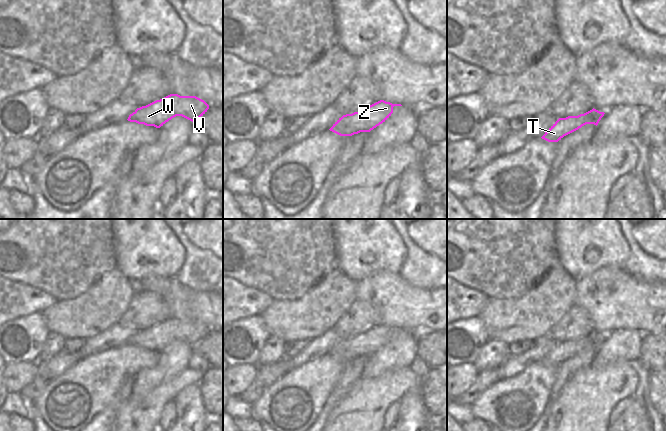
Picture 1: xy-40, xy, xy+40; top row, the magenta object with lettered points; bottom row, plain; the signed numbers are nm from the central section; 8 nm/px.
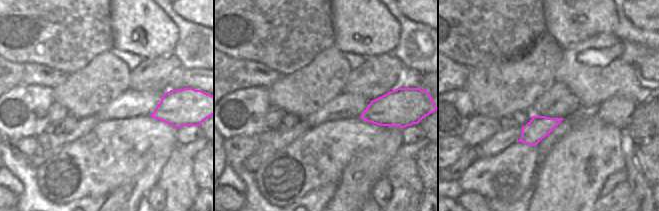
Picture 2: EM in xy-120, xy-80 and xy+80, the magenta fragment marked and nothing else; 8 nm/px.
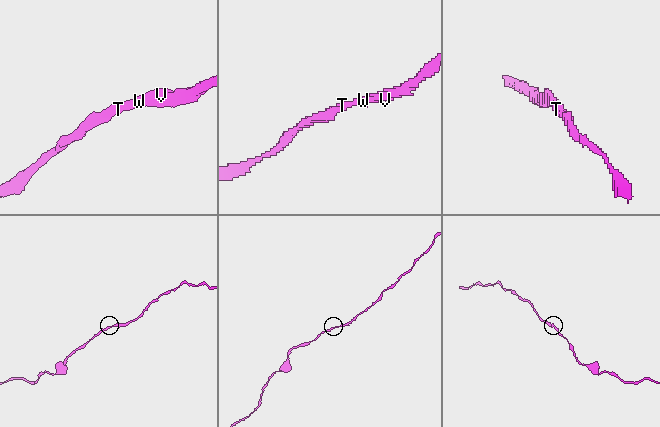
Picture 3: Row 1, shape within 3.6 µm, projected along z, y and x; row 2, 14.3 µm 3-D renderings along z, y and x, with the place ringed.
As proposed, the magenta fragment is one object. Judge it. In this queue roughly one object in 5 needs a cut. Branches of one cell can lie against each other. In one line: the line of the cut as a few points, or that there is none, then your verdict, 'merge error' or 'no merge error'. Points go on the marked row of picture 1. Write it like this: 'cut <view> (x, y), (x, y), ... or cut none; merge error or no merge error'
cut none; no merge error

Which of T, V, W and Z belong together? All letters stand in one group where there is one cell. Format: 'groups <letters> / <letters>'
groups T V W Z

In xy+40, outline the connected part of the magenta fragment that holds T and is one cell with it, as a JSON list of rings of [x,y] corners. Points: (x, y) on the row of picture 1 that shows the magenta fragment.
[[[593,108],[578,116],[559,118],[541,138],[548,142],[558,142],[564,136],[578,130],[586,124],[594,124],[597,126],[604,114],[604,112]]]

